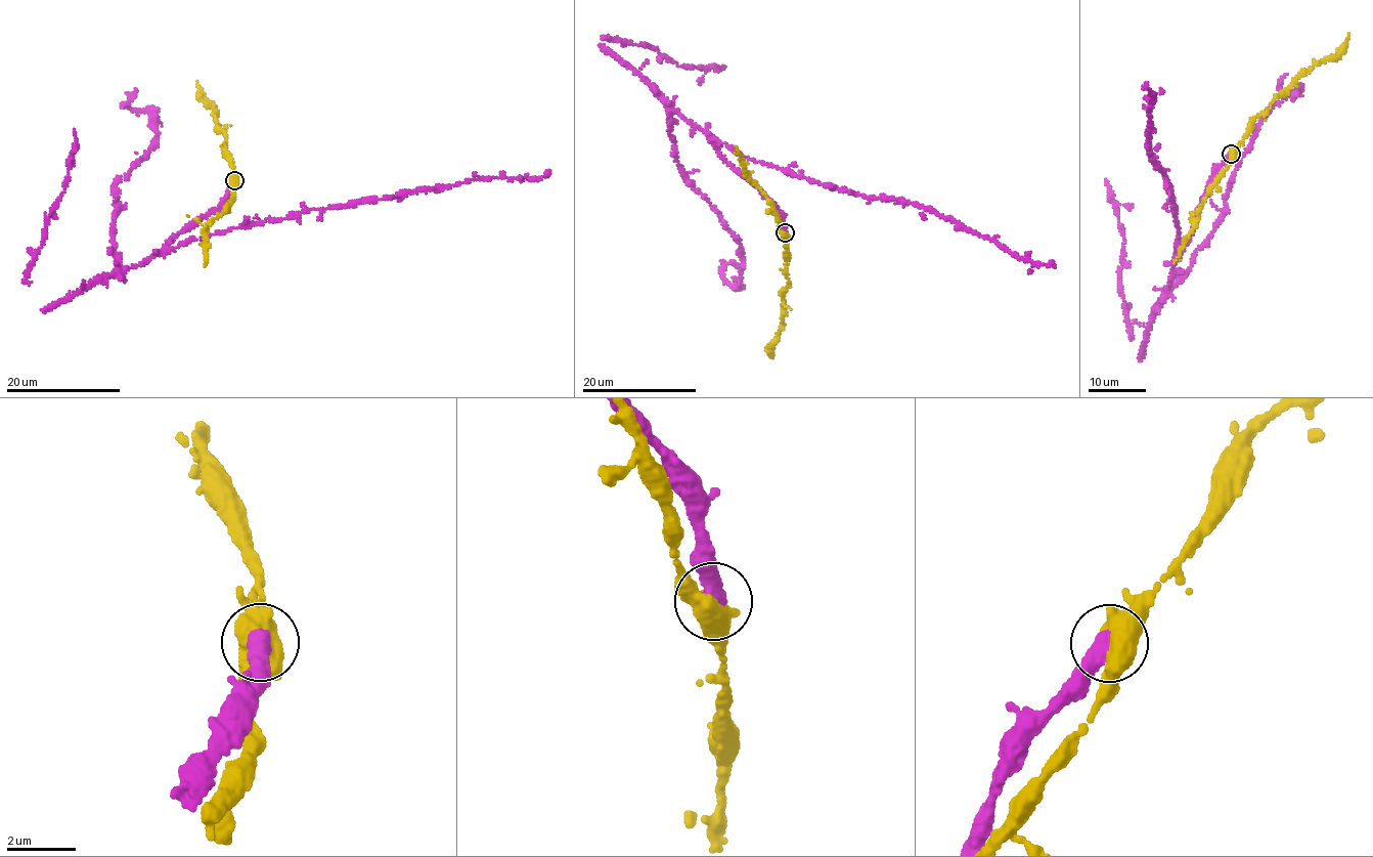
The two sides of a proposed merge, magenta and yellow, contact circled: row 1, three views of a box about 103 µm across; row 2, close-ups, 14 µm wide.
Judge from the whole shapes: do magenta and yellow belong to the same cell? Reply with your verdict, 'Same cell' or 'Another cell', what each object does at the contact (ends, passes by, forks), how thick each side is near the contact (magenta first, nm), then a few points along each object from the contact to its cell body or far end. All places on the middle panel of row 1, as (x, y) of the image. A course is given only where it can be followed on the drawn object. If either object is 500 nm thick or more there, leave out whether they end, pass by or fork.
Another cell. Thickness 500 nm (magenta) against 460 nm. Course of magenta: (785, 232), (771, 202), (726, 163), (715, 141), (808, 180), (915, 202), (995, 240), (1018, 258), (1056, 264). Course of yellow: (785, 232), (788, 255), (785, 276), (789, 284), (784, 291), (781, 327), (772, 349), (772, 358)

